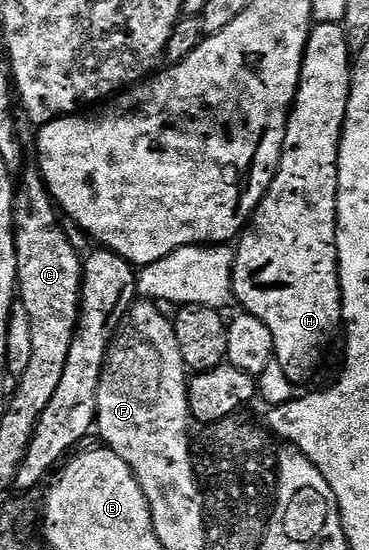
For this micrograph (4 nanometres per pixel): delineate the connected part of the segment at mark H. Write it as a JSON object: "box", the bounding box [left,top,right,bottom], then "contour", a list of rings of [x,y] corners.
{"box":[233,24,353,387],"contour":[[[314,24],[309,30],[309,38],[307,39],[307,47],[305,48],[305,58],[301,64],[301,82],[297,85],[297,94],[293,97],[293,108],[289,110],[289,122],[285,128],[285,138],[283,139],[283,147],[281,148],[281,162],[277,165],[277,172],[273,175],[273,181],[269,184],[269,189],[265,193],[265,199],[258,205],[247,228],[242,232],[239,240],[235,245],[235,256],[233,259],[233,294],[236,304],[241,304],[240,308],[246,313],[255,315],[255,319],[263,319],[263,323],[267,323],[268,329],[271,331],[271,339],[275,339],[275,364],[283,367],[283,371],[287,371],[287,379],[291,379],[294,387],[305,385],[313,377],[313,372],[321,365],[321,360],[325,357],[325,348],[329,345],[329,340],[332,339],[343,325],[341,315],[341,276],[337,273],[337,160],[339,159],[339,151],[341,150],[341,135],[345,131],[345,112],[347,111],[347,103],[349,102],[349,89],[353,85],[353,65],[351,64],[351,50],[347,43],[347,35],[345,34],[344,24]]]}

